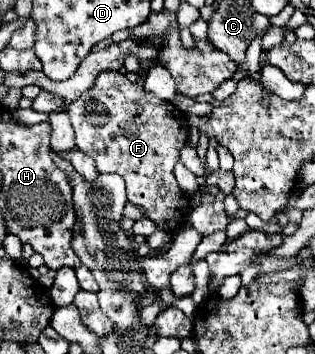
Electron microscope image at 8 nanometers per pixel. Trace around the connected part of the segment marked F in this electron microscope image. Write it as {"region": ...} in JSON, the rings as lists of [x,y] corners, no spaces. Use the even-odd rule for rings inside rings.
{"region":[[[101,71],[101,75],[97,75],[93,87],[89,91],[85,91],[85,95],[79,95],[79,99],[75,99],[73,103],[61,103],[59,95],[41,91],[39,97],[33,101],[33,109],[39,113],[45,113],[45,115],[65,109],[73,123],[73,129],[75,129],[77,147],[85,155],[95,159],[97,171],[121,175],[127,183],[127,199],[135,205],[141,205],[145,209],[145,215],[151,221],[155,221],[159,225],[159,229],[165,229],[165,231],[181,229],[181,225],[187,221],[187,215],[191,209],[189,195],[185,195],[179,189],[175,175],[173,175],[173,167],[179,161],[179,151],[185,147],[185,143],[189,139],[189,123],[187,123],[183,111],[179,111],[173,103],[159,99],[157,95],[147,93],[143,89],[143,85],[129,81],[121,71]]]}

